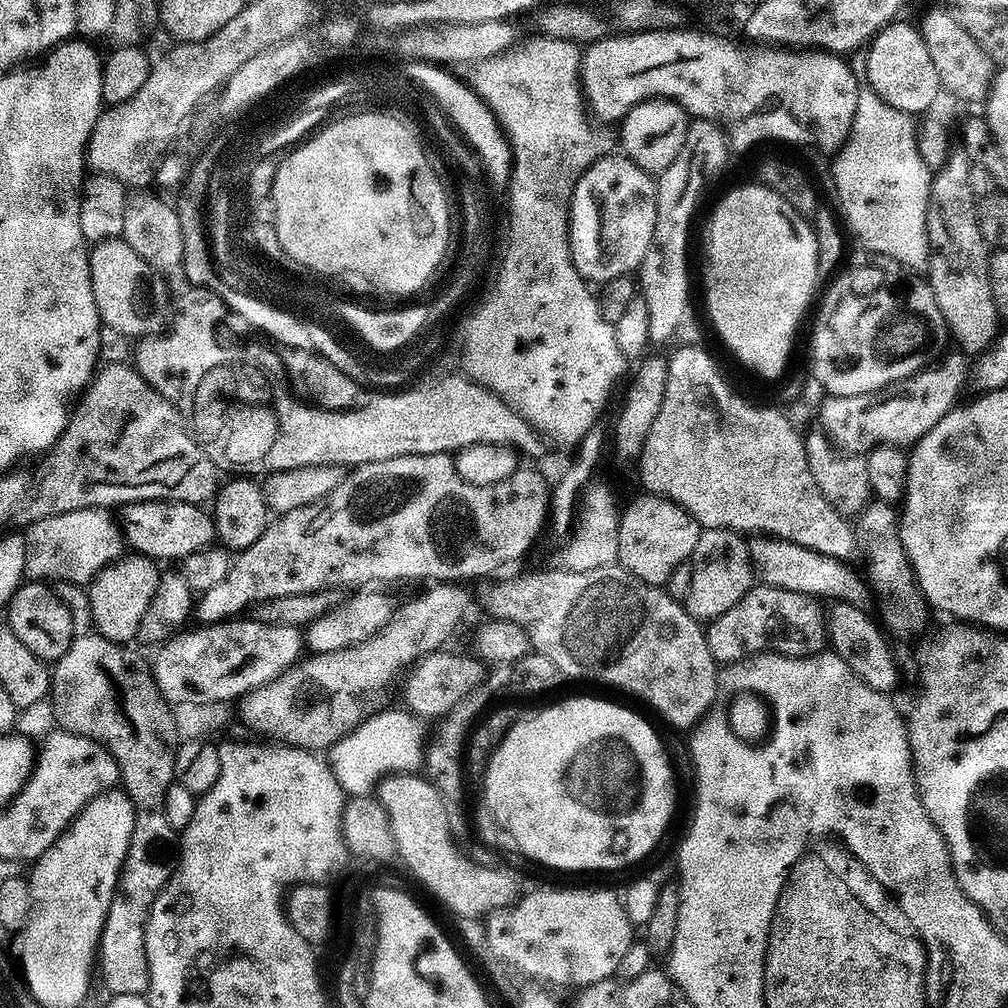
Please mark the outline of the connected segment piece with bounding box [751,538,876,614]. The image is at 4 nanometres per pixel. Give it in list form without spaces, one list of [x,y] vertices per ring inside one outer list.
[[[764,538],[761,541],[760,544],[753,543],[751,550],[753,564],[763,585],[770,586],[778,592],[784,590],[792,594],[822,598],[828,600],[827,602],[854,604],[869,614],[875,611],[876,600],[872,589],[863,575],[852,569],[847,561],[806,550],[805,547],[785,540]]]

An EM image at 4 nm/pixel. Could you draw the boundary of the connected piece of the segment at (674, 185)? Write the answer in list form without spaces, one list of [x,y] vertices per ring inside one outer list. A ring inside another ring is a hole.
[[[675,161],[665,167],[666,172],[660,177],[657,185],[659,194],[658,202],[658,223],[655,226],[655,238],[653,249],[644,249],[637,258],[631,253],[622,253],[615,248],[609,252],[609,257],[614,262],[612,264],[613,275],[625,275],[636,273],[636,280],[644,301],[647,302],[647,309],[651,314],[651,336],[655,343],[666,342],[669,349],[697,347],[703,340],[702,324],[694,308],[691,298],[692,280],[690,278],[690,235],[694,224],[686,224],[686,218],[682,218],[682,210],[678,210],[681,199],[684,197],[688,178],[690,178],[690,168],[683,161]]]

